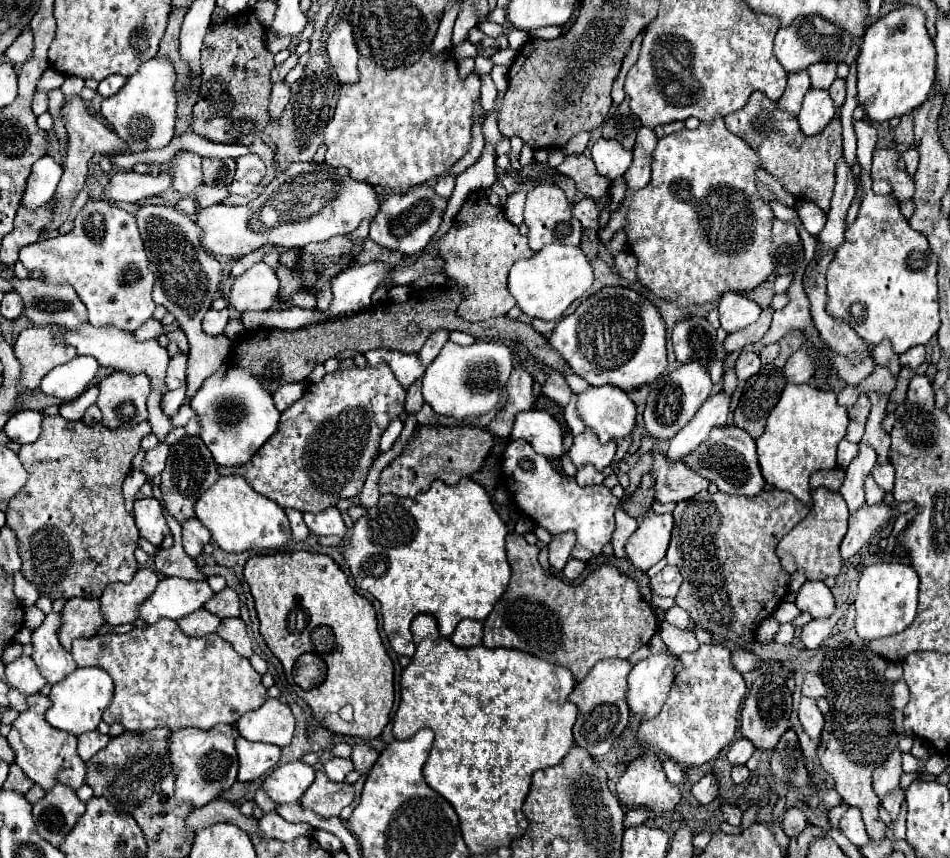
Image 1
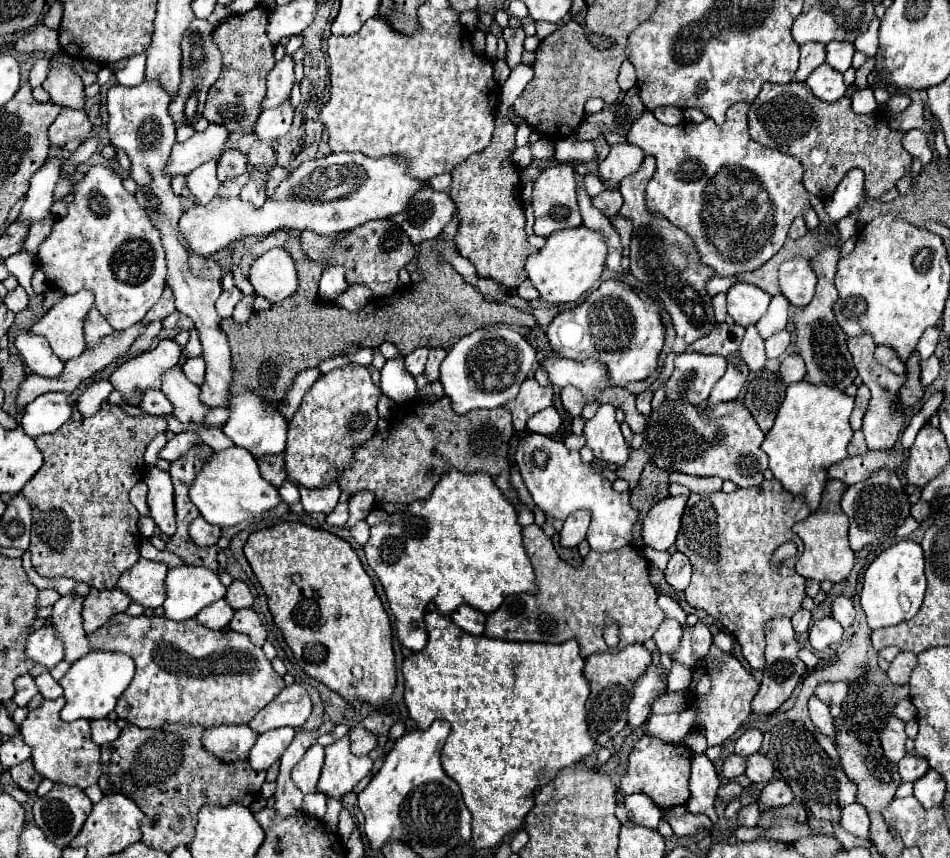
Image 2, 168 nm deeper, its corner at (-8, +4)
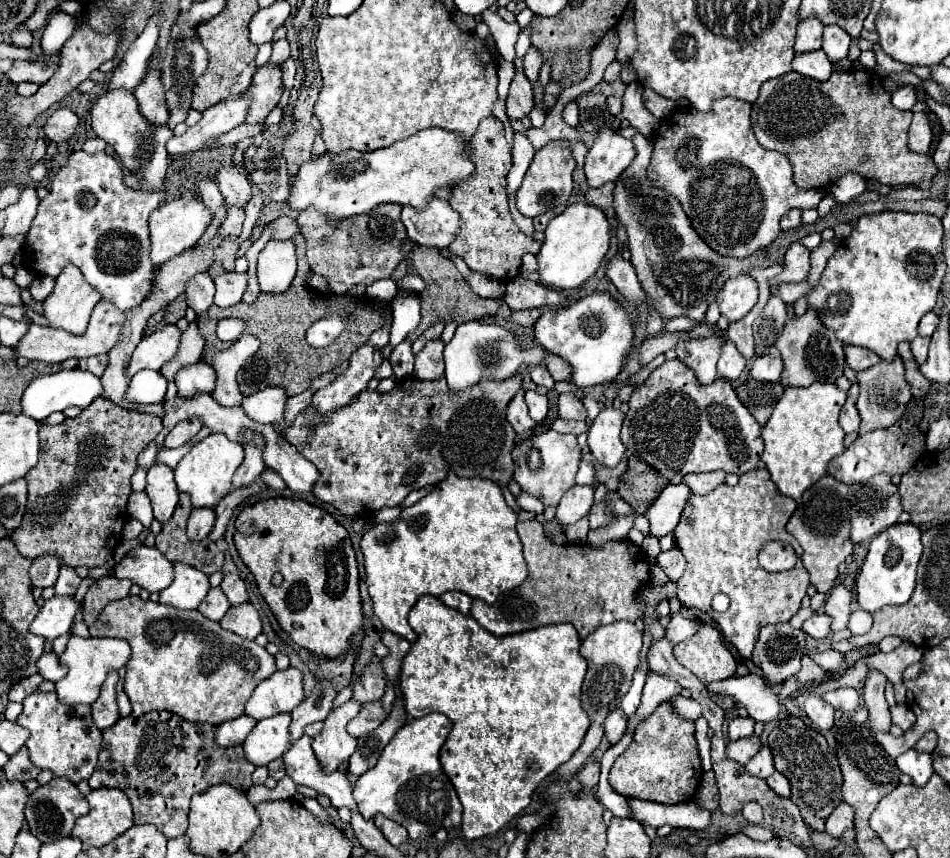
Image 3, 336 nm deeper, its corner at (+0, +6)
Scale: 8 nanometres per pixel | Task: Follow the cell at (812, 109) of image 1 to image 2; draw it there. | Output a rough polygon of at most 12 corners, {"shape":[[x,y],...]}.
{"shape":[[817,66],[807,84],[817,98],[837,102],[847,90],[843,74]]}

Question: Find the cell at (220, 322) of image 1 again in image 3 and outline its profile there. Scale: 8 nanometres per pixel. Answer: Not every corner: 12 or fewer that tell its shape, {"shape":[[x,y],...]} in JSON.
{"shape":[[221,274],[215,280],[215,306],[241,302],[247,274]]}

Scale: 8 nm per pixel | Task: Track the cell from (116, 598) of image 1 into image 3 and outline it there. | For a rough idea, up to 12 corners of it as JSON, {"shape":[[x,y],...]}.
{"shape":[[137,546],[115,566],[115,578],[149,594],[173,580],[173,564]]}

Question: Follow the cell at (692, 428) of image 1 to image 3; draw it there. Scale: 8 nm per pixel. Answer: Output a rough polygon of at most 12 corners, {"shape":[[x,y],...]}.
{"shape":[[729,340],[717,362],[717,378],[737,380],[745,360]]}

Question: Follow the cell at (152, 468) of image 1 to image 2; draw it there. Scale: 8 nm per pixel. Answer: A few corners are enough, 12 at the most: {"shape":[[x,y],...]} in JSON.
{"shape":[[197,432],[175,434],[159,458],[173,462],[187,454],[201,436]]}

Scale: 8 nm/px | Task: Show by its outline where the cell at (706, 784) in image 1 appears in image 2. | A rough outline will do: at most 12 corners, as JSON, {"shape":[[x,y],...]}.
{"shape":[[731,754],[725,758],[721,776],[731,780],[747,768],[747,756]]}

